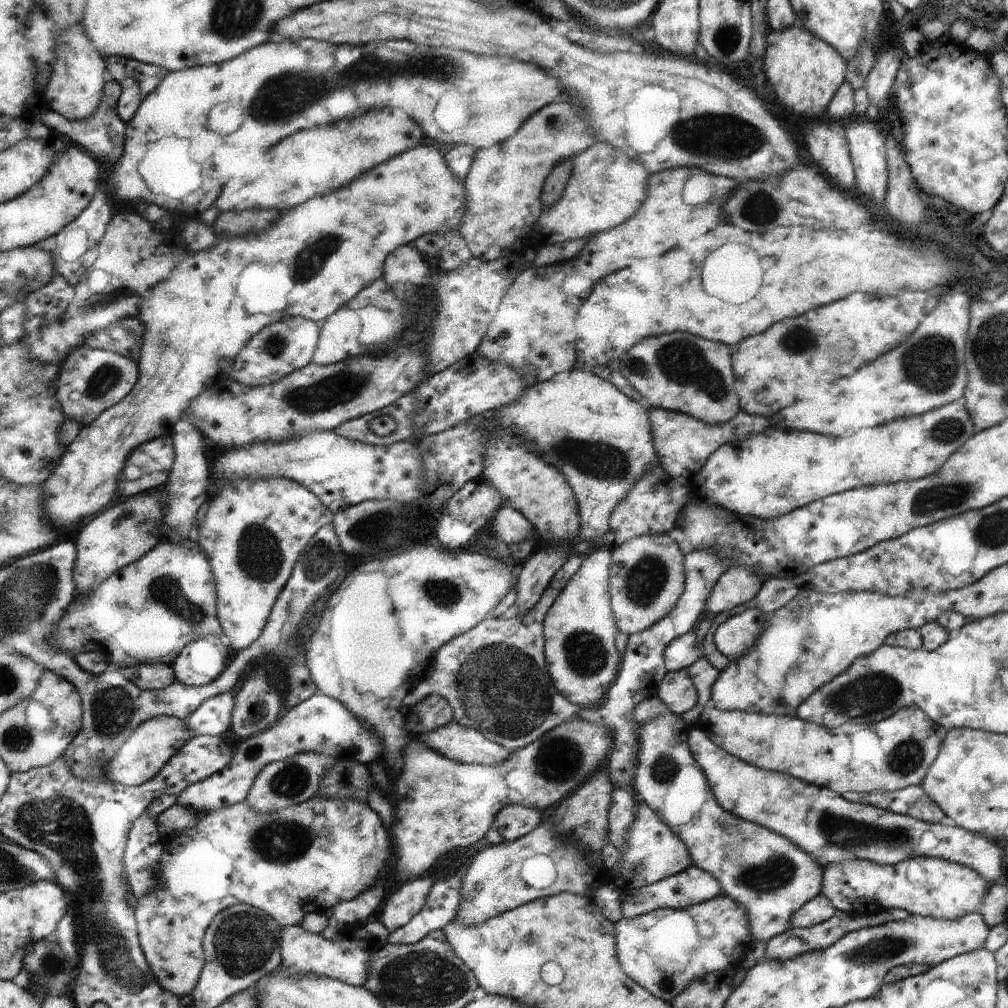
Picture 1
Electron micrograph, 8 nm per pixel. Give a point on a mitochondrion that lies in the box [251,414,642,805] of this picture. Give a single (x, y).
(503, 692)

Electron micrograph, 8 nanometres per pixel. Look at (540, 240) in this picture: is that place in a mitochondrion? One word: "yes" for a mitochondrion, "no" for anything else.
no

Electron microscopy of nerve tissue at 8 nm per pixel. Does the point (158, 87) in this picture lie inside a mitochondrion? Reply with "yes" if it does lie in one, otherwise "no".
no

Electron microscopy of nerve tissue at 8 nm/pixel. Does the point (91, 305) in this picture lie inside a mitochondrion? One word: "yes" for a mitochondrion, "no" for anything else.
yes

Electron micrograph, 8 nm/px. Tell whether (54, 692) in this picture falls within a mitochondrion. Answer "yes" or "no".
no

